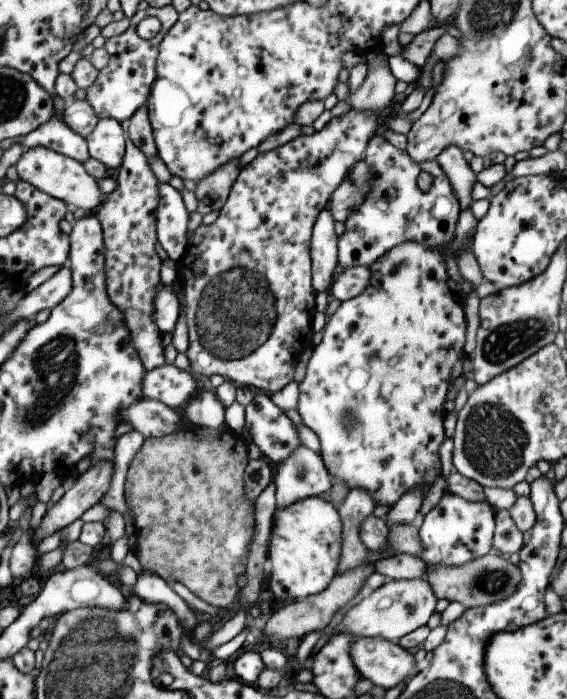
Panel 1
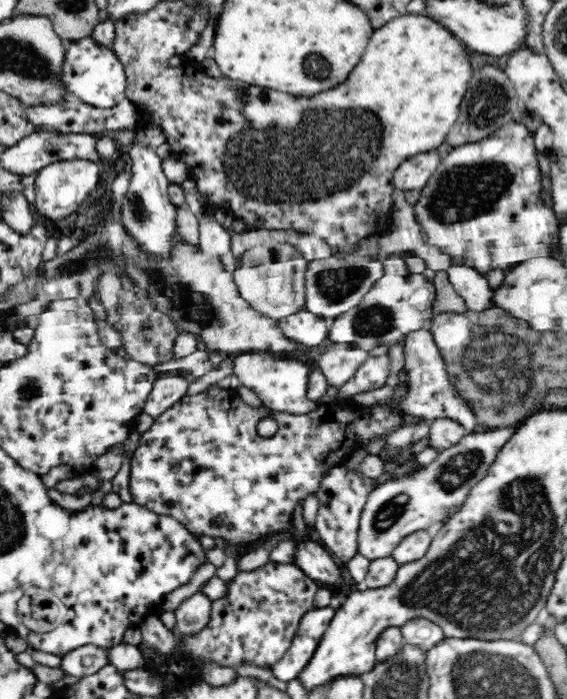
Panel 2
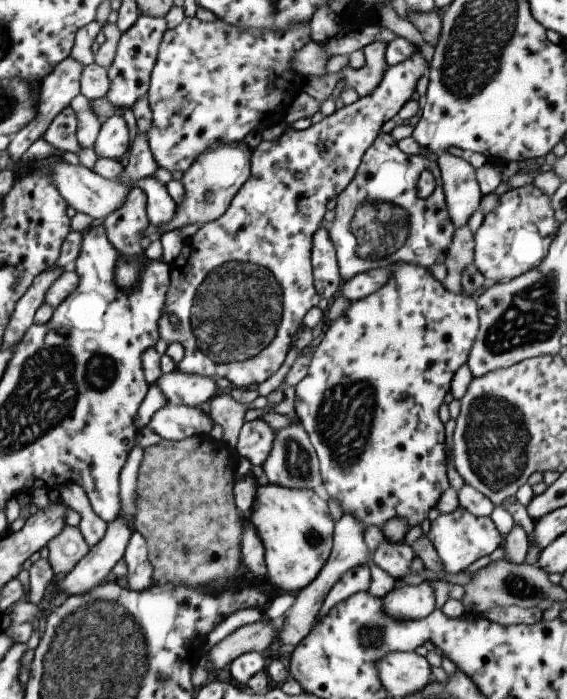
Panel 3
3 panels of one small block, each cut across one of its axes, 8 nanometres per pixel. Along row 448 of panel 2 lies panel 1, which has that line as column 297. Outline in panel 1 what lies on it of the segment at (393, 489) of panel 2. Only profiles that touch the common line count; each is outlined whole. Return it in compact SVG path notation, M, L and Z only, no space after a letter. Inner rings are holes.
M307 446L295 447L286 459L278 461L272 473L272 481L275 486L275 509L285 508L305 497L328 492L333 483L321 457Z

